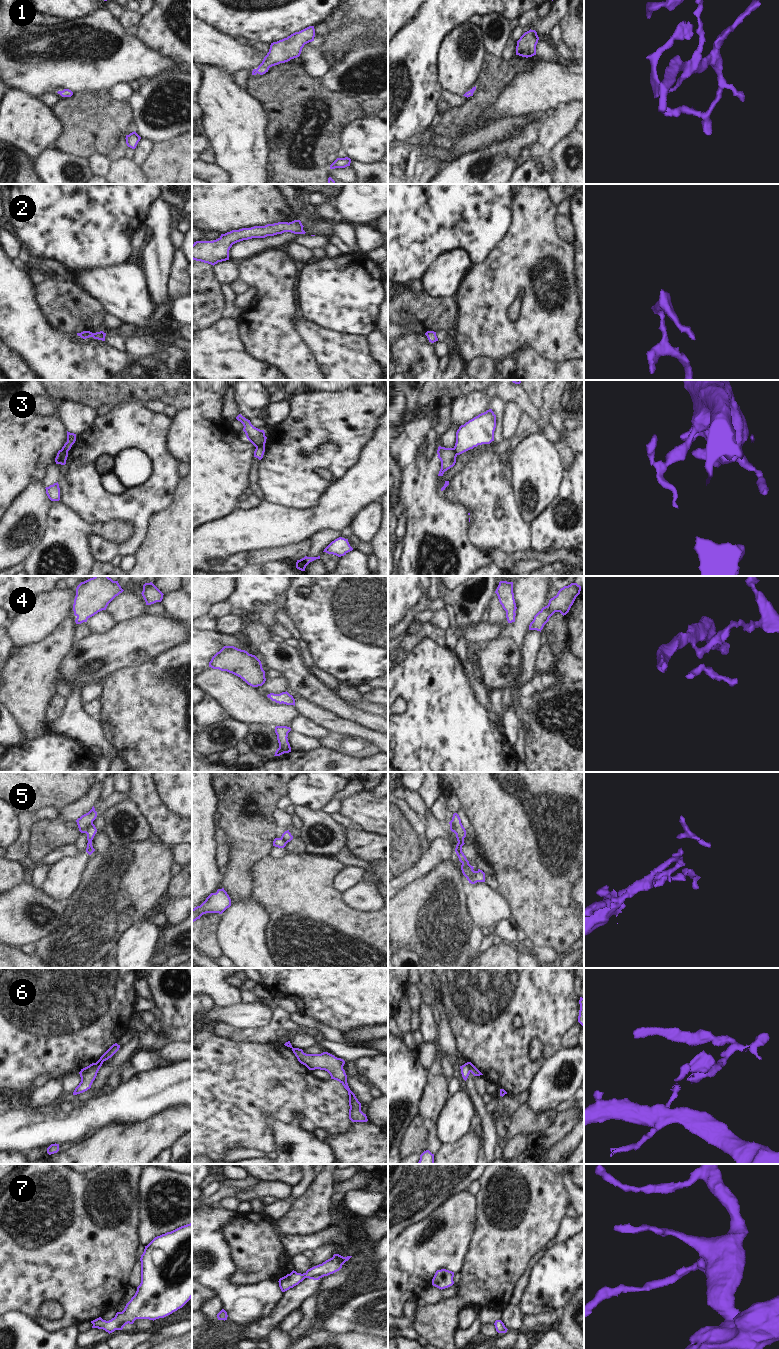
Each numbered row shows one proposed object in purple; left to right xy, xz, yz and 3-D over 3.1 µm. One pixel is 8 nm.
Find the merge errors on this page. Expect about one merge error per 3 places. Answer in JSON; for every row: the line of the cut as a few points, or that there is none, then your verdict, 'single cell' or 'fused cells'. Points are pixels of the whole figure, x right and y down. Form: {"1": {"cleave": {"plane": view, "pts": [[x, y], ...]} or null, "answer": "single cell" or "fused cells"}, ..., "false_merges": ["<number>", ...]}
{"1": {"cleave": null, "answer": "single cell"}, "2": {"cleave": null, "answer": "single cell"}, "3": {"cleave": {"plane": "xz", "pts": [[264, 444], [256, 448]]}, "answer": "fused cells"}, "4": {"cleave": null, "answer": "single cell"}, "5": {"cleave": {"plane": "yz", "pts": [[451, 820], [455, 832], [463, 839]]}, "answer": "fused cells"}, "6": {"cleave": {"plane": "yz", "pts": [[467, 1062], [470, 1071]]}, "answer": "fused cells"}, "7": {"cleave": null, "answer": "single cell"}, "false_merges": ["3", "5", "6"]}

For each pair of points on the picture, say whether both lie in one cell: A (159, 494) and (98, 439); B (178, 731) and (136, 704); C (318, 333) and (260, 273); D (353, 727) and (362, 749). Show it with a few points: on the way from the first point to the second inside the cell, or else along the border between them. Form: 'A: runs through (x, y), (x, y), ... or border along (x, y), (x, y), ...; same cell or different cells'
A: runs through (159, 470), (159, 458), (140, 439), (122, 439); same cell
B: runs through (168, 721), (154, 707), (146, 704); same cell
C: border along (293, 318), (293, 327), (303, 340); different cells
D: border along (334, 732), (361, 736), (377, 745); different cells

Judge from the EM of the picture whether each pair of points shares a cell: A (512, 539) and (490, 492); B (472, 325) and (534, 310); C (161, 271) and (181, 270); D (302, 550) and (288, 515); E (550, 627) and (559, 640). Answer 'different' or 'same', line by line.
A: same
B: same
C: different
D: different
E: same

